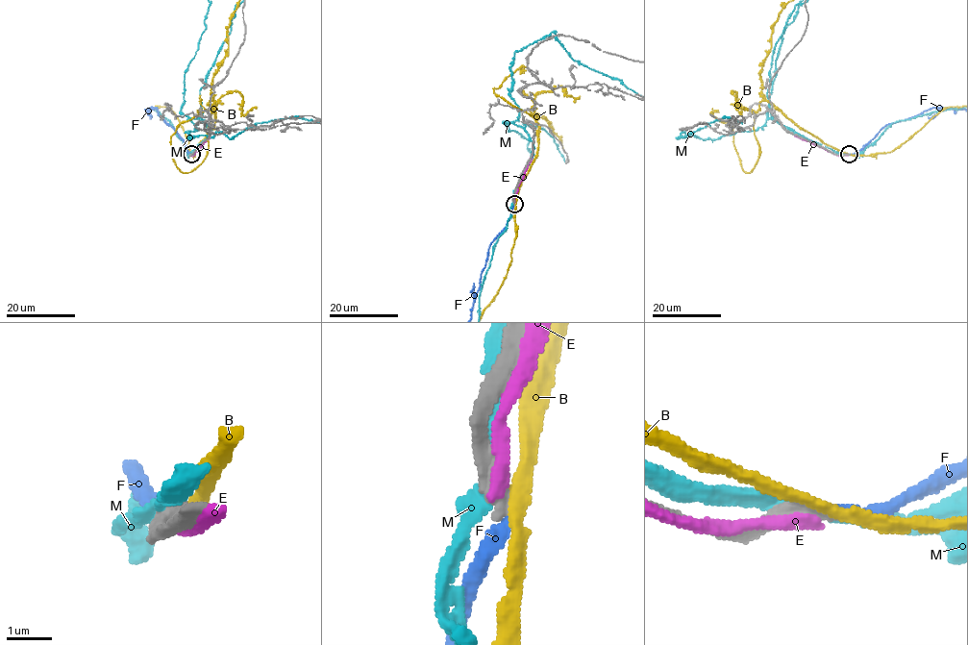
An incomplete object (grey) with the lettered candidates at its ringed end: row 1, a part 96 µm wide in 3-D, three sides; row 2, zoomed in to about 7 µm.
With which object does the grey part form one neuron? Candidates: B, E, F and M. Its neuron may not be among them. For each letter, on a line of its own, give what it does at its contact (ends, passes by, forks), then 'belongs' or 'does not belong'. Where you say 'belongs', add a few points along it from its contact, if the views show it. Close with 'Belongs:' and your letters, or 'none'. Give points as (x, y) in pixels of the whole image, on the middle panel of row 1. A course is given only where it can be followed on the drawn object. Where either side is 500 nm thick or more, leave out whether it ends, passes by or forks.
B: it passes by; does not belong
E: it ends; does not belong
F: it ends; belongs
M: does not belong
Belongs: F

